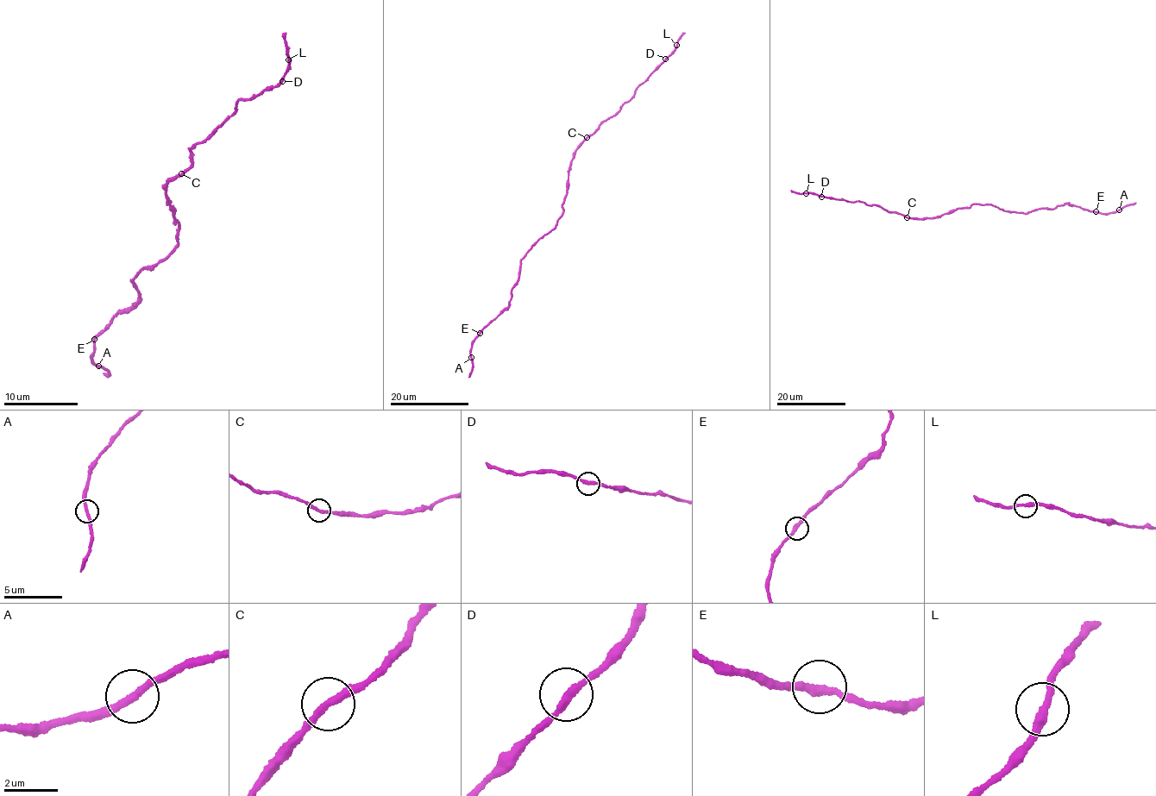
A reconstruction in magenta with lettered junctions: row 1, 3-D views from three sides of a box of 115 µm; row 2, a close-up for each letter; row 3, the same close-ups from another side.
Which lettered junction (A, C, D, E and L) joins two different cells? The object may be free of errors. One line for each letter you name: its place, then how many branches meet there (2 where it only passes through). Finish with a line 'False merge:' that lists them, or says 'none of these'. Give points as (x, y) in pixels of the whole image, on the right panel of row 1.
False merge: none of these

